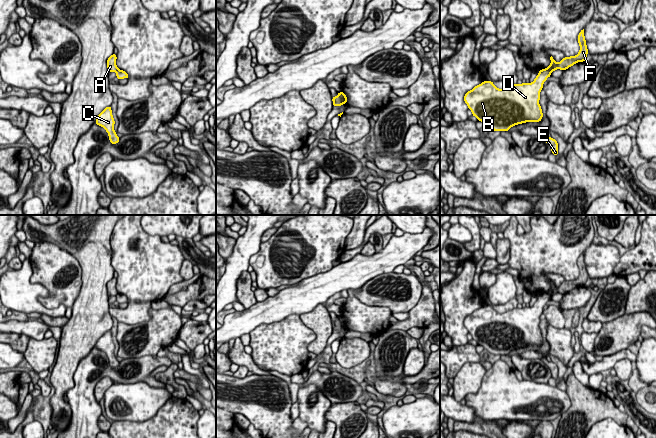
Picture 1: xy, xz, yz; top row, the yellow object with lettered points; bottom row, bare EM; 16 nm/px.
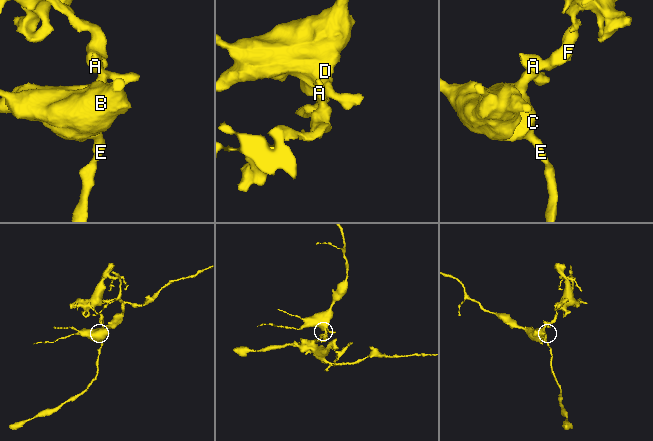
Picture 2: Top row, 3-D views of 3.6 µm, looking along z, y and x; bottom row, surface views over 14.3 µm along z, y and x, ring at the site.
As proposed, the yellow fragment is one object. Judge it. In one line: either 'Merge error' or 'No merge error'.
Merge error

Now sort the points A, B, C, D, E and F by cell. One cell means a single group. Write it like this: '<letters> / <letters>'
A F / B C D E

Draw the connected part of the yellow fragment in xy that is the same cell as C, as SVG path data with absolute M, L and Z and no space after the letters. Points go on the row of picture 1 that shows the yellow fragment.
M111 106L106 107L97 117L95 123L98 126L103 127L108 133L109 140L111 144L117 144L119 142L119 137L116 135L116 131L114 130L114 118L112 115Z

